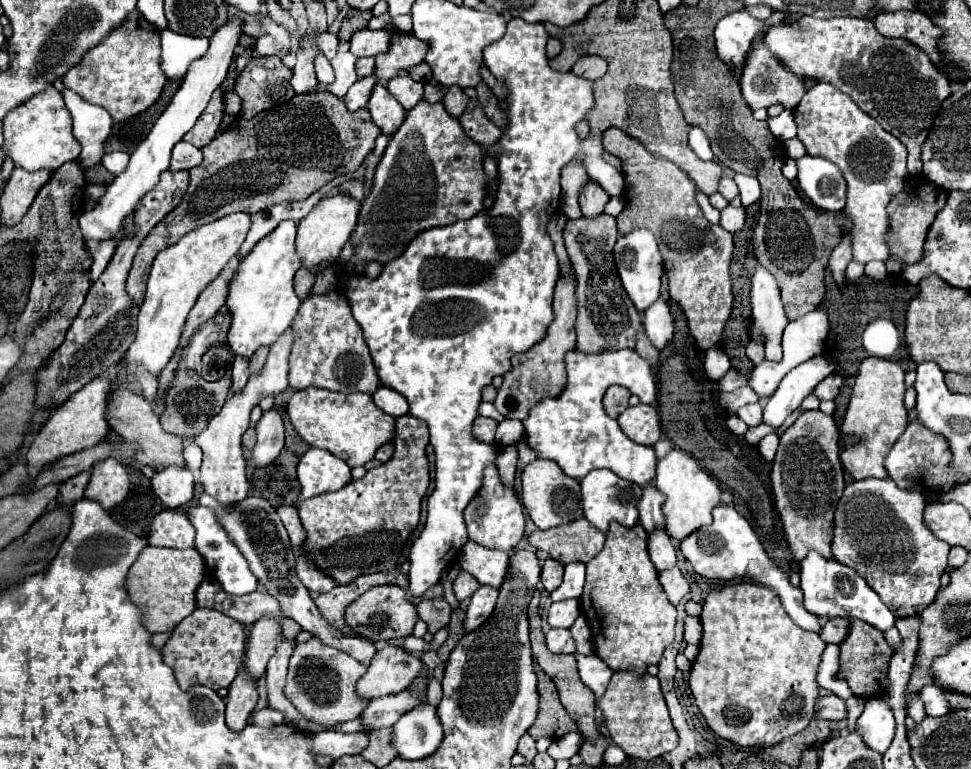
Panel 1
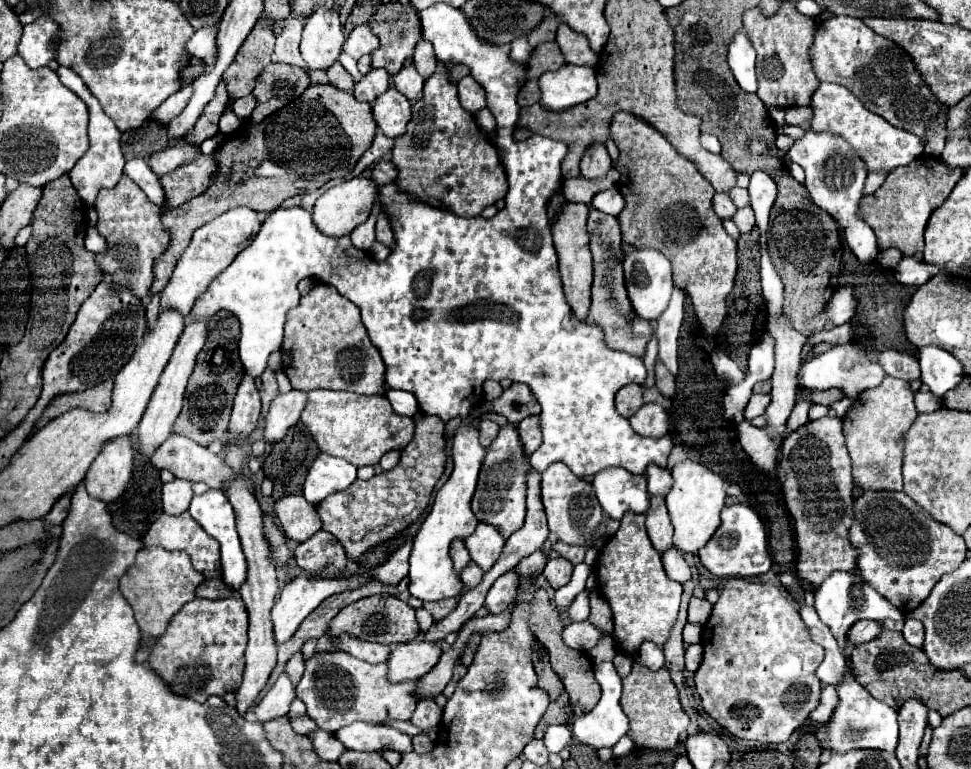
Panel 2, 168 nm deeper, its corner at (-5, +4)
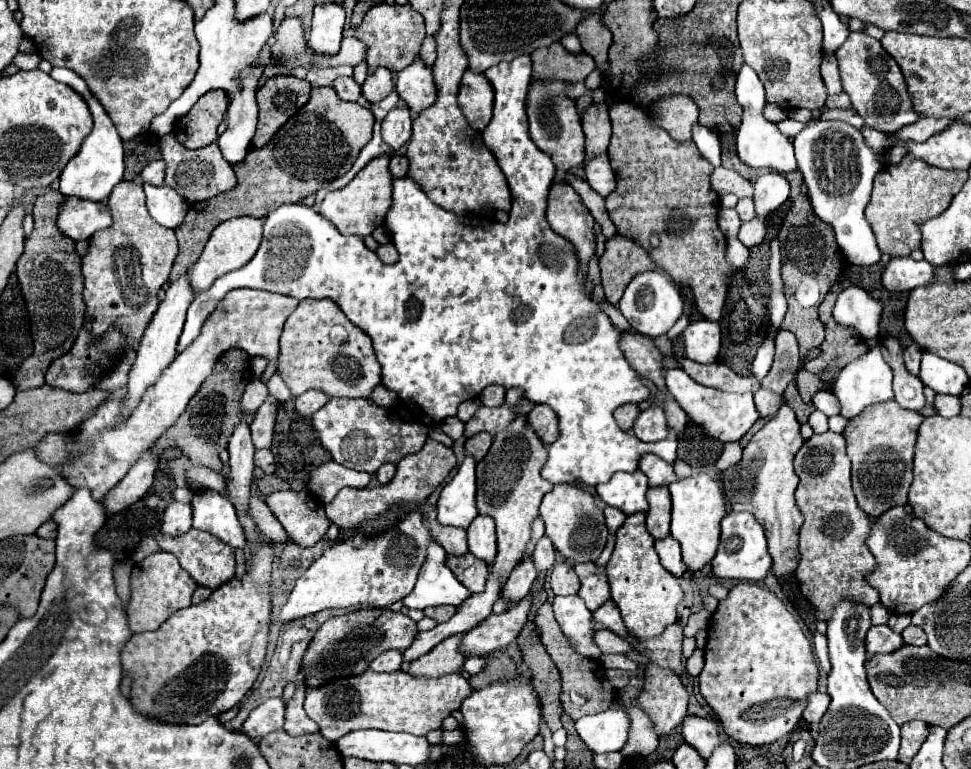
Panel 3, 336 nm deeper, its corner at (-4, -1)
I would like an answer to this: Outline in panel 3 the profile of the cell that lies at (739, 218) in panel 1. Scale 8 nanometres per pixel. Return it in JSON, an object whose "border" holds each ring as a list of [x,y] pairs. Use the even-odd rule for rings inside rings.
{"border":[[[757,217],[751,219],[751,221],[745,221],[741,225],[741,229],[739,229],[739,239],[747,247],[759,245],[765,239],[765,223],[761,219],[757,219]]]}

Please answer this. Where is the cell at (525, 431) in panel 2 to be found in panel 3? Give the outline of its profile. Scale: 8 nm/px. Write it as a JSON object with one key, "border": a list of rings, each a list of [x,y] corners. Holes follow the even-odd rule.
{"border":[[[535,405],[533,411],[531,411],[531,415],[527,415],[527,423],[533,427],[533,431],[543,441],[545,447],[549,447],[555,441],[557,419],[555,419],[555,413],[549,407]]]}

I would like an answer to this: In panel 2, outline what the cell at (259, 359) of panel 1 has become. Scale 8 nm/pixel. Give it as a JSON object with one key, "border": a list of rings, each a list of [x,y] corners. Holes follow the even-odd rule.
{"border":[[[266,368],[260,378],[262,378],[260,398],[262,398],[262,418],[264,418],[264,414],[268,414],[268,406],[272,404],[272,400],[274,400],[280,392],[278,392],[278,384],[276,384],[276,378],[274,378],[274,372],[272,372],[272,370]]]}

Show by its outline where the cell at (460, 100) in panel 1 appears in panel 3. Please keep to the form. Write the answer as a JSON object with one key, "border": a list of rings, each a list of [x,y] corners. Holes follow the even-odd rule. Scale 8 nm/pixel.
{"border":[[[465,71],[459,87],[459,107],[475,131],[487,127],[493,111],[493,87],[485,75]]]}

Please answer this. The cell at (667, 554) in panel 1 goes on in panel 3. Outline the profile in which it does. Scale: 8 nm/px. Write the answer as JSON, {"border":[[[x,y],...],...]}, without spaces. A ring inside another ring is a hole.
{"border":[[[655,487],[647,491],[649,511],[647,511],[647,531],[655,541],[669,537],[671,519],[671,497],[667,487]]]}

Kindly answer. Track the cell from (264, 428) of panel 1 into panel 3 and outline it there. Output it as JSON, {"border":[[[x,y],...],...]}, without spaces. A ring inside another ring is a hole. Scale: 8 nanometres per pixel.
{"border":[[[305,391],[303,395],[299,395],[295,399],[295,413],[299,413],[301,417],[309,417],[313,415],[313,411],[317,411],[319,407],[323,407],[327,403],[327,395],[323,395],[321,391]]]}

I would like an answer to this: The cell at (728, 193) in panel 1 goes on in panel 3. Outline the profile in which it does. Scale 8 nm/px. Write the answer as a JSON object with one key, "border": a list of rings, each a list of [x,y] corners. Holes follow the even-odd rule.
{"border":[[[741,197],[741,199],[737,201],[737,207],[735,207],[735,211],[739,213],[741,221],[749,221],[749,219],[753,219],[753,217],[755,217],[753,199],[751,199],[751,197]]]}

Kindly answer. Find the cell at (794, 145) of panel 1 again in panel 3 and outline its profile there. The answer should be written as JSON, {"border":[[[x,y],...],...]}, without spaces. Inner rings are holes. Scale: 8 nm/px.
{"border":[[[787,117],[787,119],[779,121],[779,123],[777,123],[777,127],[779,127],[779,131],[781,131],[783,135],[787,135],[789,139],[793,139],[793,137],[795,137],[803,127],[805,127],[805,123],[799,123],[799,121],[795,121],[795,119]]]}

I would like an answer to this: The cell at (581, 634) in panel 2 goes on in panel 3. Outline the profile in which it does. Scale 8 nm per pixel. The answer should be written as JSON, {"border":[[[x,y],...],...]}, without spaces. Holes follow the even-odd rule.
{"border":[[[597,629],[593,633],[593,643],[601,649],[601,653],[627,653],[631,649],[631,645],[625,639],[617,637],[609,629]]]}

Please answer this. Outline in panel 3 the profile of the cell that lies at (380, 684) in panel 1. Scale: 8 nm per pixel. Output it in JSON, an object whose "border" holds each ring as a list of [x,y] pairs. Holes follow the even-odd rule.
{"border":[[[453,635],[441,641],[437,647],[433,647],[423,657],[409,661],[403,665],[403,671],[413,677],[441,677],[447,673],[457,673],[465,661],[463,655],[459,655],[459,639],[463,635]]]}

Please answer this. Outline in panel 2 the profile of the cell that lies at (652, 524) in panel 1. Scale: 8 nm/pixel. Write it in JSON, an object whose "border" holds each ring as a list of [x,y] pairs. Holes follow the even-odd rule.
{"border":[[[648,466],[646,480],[648,480],[650,496],[666,496],[668,490],[672,488],[672,482],[674,482],[670,476],[670,470],[660,468],[660,466]]]}

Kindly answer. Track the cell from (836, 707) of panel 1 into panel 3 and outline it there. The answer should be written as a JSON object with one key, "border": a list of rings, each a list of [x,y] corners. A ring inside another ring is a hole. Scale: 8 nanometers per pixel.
{"border":[[[811,693],[809,695],[809,705],[807,705],[807,709],[805,709],[805,713],[803,713],[803,719],[807,721],[807,723],[819,723],[821,721],[821,717],[825,715],[825,711],[827,711],[827,707],[829,707],[829,703],[831,703],[831,699],[829,699],[829,695],[827,693]]]}

